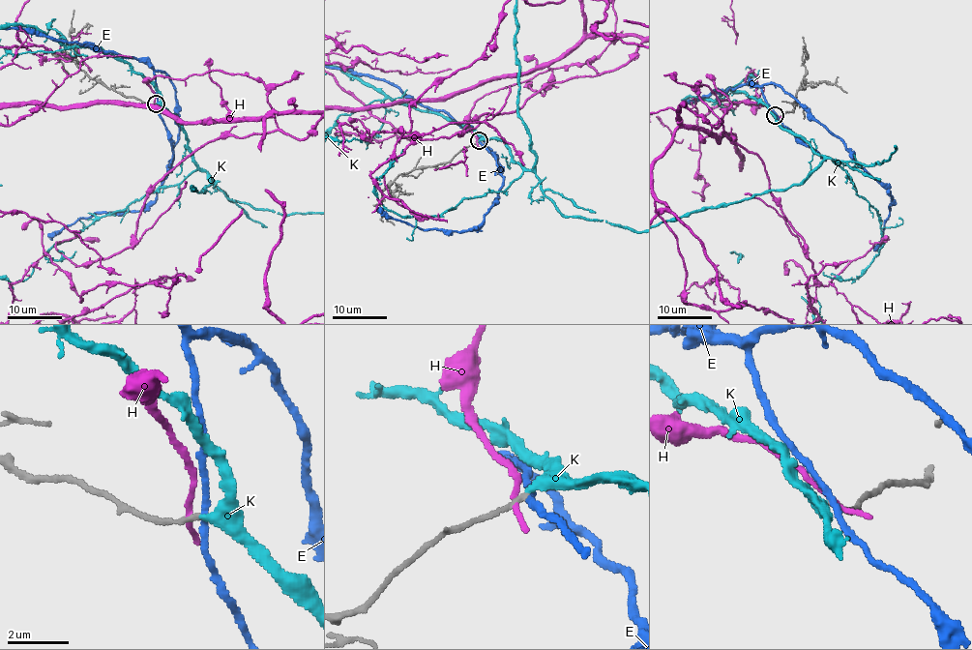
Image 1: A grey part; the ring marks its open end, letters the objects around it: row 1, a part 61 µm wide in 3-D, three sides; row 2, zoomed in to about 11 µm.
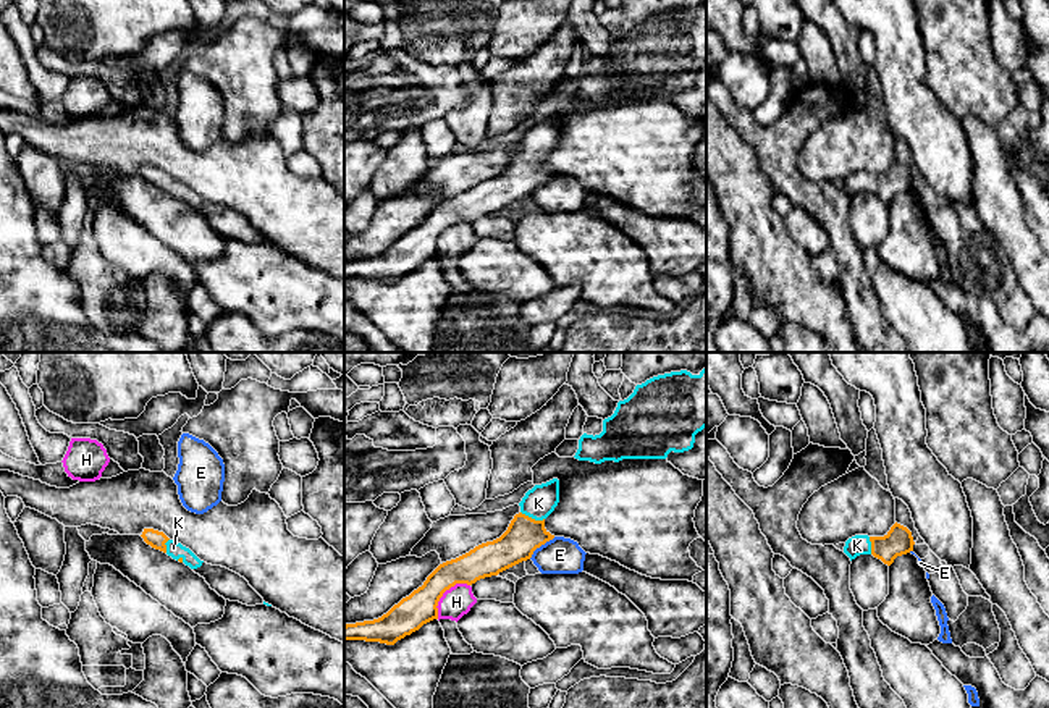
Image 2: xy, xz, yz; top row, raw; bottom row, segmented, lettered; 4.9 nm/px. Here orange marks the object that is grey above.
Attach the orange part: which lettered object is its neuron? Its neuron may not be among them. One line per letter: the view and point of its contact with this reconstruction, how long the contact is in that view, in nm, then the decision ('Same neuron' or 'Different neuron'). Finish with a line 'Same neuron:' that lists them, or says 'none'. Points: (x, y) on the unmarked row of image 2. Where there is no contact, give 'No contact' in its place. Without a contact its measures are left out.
E: Touches orange at xz (540, 183). Shared border 170 nm. Different neuron
H: Touches orange at xz (443, 230). Shared border 240 nm. Different neuron
K: Touches orange at xz (530, 155). Shared border 130 nm. Same neuron
Same neuron: K

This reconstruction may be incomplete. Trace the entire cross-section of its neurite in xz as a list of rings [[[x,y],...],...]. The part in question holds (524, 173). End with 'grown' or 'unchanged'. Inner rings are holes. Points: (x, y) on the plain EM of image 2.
[[[553,116],[546,121],[535,123],[525,131],[519,141],[520,150],[514,154],[508,168],[496,178],[482,181],[469,191],[440,202],[409,234],[402,236],[386,252],[373,259],[364,259],[344,263],[344,278],[365,278],[394,283],[398,278],[419,268],[423,262],[438,257],[438,239],[446,228],[456,221],[472,223],[480,217],[498,213],[499,210],[532,196],[533,189],[553,178],[545,166],[545,157],[559,141],[559,118]]]; grown

